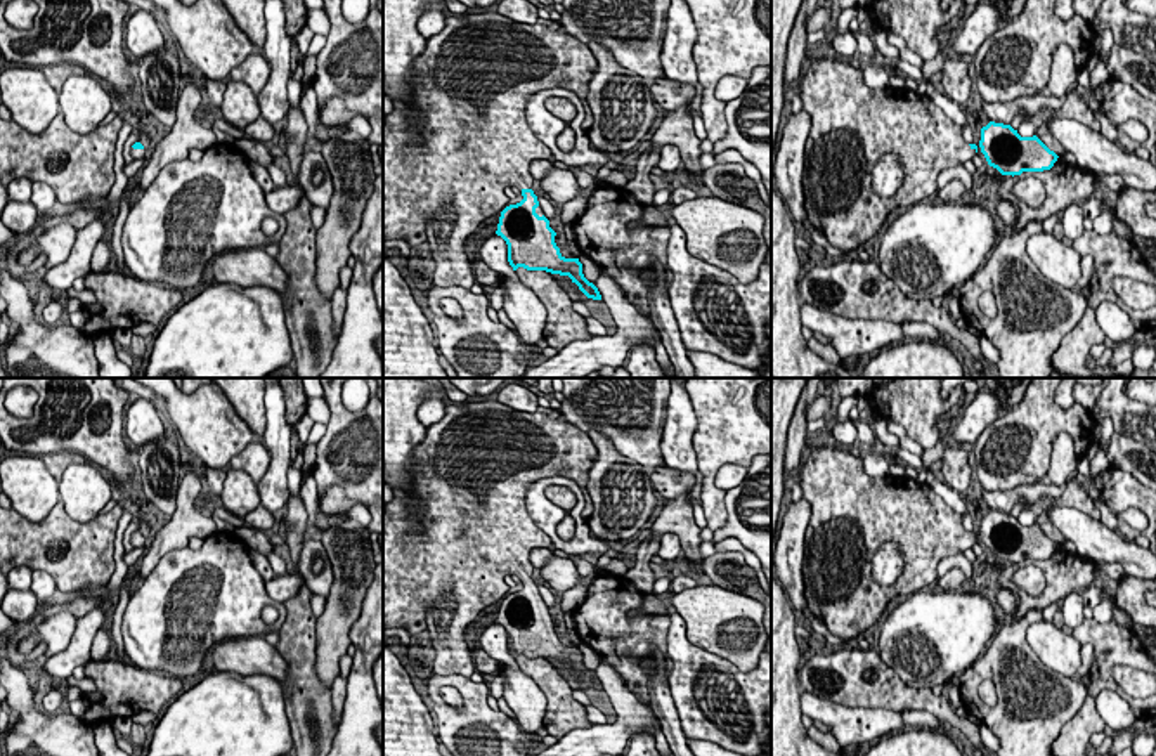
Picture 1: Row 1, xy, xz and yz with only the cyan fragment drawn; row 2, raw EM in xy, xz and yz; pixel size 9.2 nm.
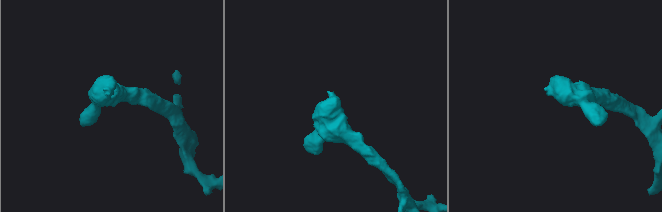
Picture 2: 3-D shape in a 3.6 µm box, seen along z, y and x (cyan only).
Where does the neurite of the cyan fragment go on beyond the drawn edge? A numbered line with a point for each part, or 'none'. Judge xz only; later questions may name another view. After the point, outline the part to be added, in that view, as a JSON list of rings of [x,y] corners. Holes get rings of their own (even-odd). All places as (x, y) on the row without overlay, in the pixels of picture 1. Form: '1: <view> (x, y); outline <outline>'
1: xz (472, 472); outline [[[497,401],[459,402],[444,407],[440,421],[426,428],[425,440],[412,453],[411,491],[393,489],[393,499],[383,510],[383,624],[416,635],[426,629],[426,612],[433,614],[438,638],[433,673],[461,675],[475,673],[471,648],[464,642],[470,622],[487,605],[503,600],[508,593],[506,576],[532,577],[530,551],[553,546],[549,536],[530,518],[525,496],[527,489],[541,479],[572,479],[586,498],[582,517],[593,513],[593,501],[586,489],[588,473],[598,458],[596,446],[586,432],[574,427],[560,409],[537,407],[534,413],[511,409]]]

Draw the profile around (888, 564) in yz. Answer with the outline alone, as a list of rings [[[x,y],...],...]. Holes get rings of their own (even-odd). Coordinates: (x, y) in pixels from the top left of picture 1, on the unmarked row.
[[[896,541],[882,543],[872,558],[872,577],[882,586],[896,583],[903,572],[903,557]]]

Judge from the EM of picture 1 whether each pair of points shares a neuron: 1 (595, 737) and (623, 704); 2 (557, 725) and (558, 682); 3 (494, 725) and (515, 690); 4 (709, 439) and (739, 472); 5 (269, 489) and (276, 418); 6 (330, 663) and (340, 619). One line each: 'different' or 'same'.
1: same
2: same
3: different
4: different
5: same
6: same

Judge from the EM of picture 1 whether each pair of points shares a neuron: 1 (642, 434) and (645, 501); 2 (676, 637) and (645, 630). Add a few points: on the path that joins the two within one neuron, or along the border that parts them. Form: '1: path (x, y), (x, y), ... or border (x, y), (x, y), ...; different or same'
1: border (610, 441), (649, 474); different
2: border (668, 614), (669, 675); different

